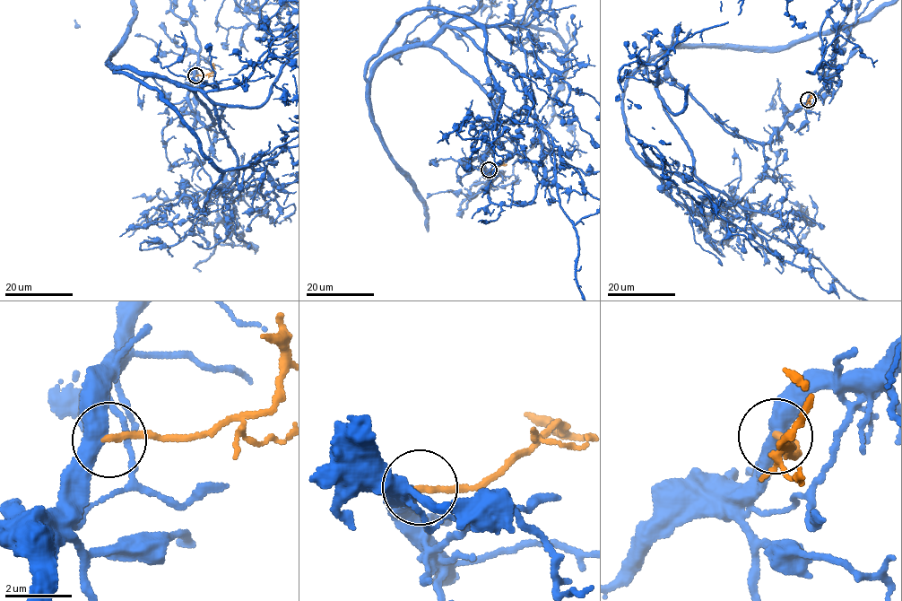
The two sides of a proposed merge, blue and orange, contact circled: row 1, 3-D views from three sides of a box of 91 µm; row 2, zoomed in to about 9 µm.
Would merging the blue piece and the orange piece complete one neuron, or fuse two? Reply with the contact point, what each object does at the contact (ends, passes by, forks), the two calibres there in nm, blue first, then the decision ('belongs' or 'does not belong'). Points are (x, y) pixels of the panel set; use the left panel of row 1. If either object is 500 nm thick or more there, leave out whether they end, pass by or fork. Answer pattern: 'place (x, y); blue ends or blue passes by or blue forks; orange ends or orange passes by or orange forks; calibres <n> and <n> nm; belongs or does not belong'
place (195, 75); blue passes by; orange ends; calibres 480 and 200 nm; does not belong

